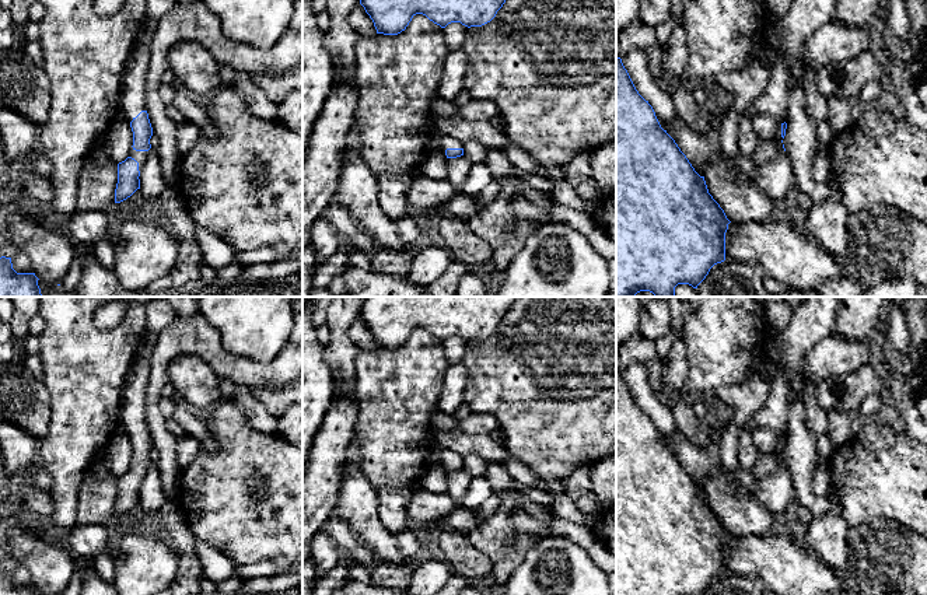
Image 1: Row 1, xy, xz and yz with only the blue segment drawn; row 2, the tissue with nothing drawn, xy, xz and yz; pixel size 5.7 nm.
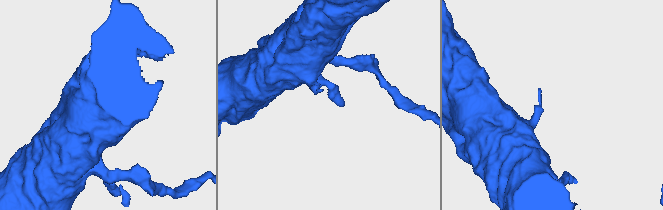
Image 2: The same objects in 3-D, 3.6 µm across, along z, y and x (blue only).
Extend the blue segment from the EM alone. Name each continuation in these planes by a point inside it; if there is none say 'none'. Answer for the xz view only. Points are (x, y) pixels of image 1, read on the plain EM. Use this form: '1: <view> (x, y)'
1: xz (445, 455)

